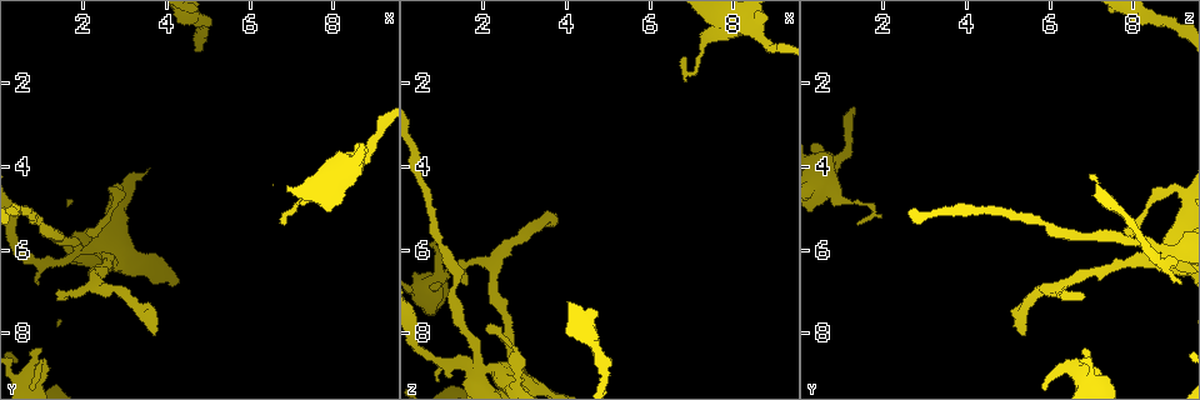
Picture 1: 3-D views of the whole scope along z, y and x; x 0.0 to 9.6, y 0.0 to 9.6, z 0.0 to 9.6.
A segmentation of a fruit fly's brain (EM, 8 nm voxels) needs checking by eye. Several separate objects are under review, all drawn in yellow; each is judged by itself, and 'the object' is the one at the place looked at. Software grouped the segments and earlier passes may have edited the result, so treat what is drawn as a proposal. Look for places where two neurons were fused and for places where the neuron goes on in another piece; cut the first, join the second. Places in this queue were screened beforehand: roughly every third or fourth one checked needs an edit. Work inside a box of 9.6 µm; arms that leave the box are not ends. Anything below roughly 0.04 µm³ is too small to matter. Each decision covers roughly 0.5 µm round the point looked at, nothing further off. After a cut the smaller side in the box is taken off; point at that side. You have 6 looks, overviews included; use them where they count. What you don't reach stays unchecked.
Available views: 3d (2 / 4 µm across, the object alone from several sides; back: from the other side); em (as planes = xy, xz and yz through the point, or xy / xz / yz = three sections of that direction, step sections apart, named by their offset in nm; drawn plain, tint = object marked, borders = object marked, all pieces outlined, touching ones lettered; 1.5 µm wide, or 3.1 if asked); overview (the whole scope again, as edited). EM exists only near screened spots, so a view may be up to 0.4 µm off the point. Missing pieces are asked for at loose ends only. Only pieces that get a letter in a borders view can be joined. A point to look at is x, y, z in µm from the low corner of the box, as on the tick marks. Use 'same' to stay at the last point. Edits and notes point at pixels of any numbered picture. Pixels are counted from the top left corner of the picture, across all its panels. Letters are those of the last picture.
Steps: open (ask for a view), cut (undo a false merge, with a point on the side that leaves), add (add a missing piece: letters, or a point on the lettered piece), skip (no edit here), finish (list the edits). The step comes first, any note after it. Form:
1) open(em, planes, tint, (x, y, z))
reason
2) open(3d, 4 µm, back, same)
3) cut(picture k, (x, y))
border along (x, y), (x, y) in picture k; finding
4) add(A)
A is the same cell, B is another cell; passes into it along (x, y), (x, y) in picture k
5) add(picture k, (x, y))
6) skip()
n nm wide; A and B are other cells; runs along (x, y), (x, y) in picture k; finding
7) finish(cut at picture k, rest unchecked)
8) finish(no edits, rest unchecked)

open(em, planes, tint, (1.80, 6.15, 9.05))
three arms meet

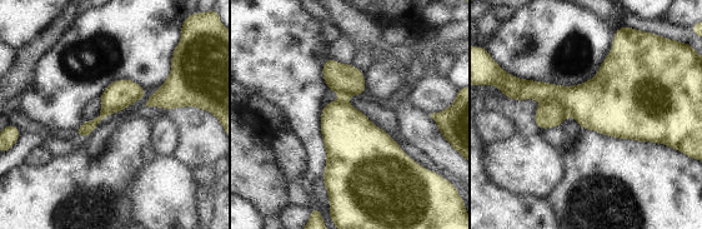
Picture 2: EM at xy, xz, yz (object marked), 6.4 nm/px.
open(em, planes, borders, same)

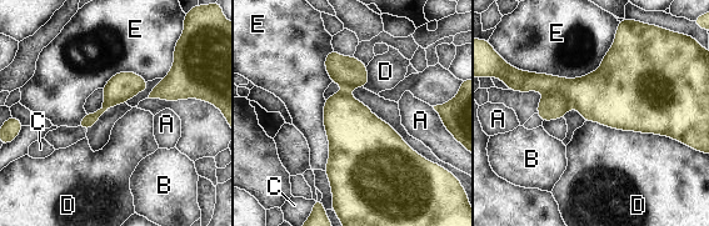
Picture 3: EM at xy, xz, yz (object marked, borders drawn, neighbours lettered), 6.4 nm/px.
cut(picture 3, (602, 96))
A, B, C, D and E are other cells; the part that leaves runs along (143, 83), (126, 85), (83, 125) in picture 3; two neurons meet here

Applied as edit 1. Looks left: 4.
open(overview)
redraw

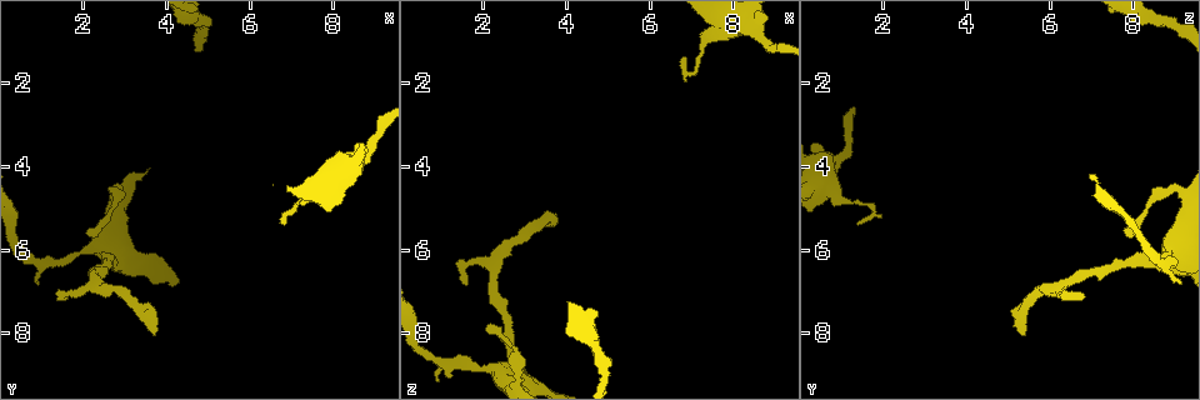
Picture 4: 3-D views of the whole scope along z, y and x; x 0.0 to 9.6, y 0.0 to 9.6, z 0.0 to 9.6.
open(3d, 2 µm, back, (1.60, 7.15, 6.85))
free end

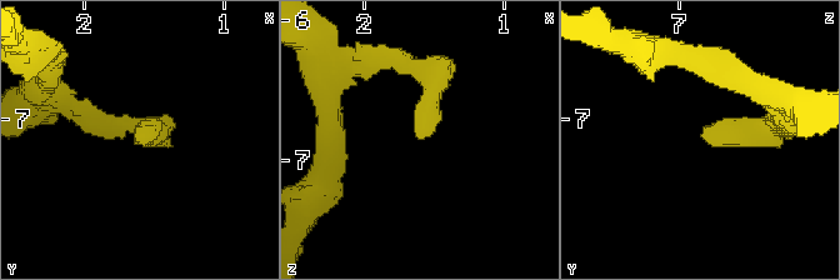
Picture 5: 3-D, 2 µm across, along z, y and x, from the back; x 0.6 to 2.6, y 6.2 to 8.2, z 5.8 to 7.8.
open(em, xz, step 4, borders, (1.62, 7.16, 6.78))
now the EM

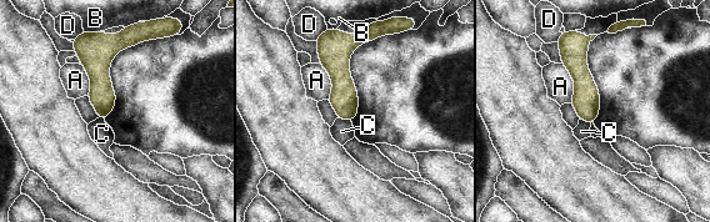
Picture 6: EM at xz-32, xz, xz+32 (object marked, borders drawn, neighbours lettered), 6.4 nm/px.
open(em, planes, borders, same)

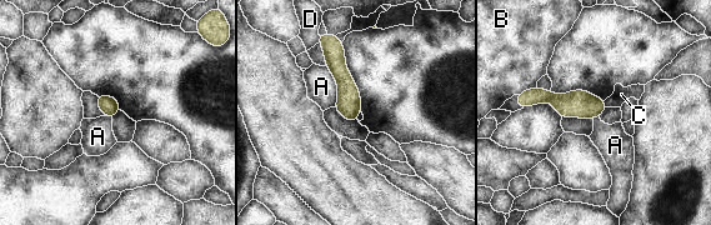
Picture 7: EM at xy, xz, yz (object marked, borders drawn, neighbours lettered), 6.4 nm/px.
skip()
120 nm wide; A, B, C and D are other cells; runs along (522, 101), (602, 106) in picture 7; no lettered piece goes on from it

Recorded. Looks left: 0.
finish(cut at picture 3, rest unchecked)

